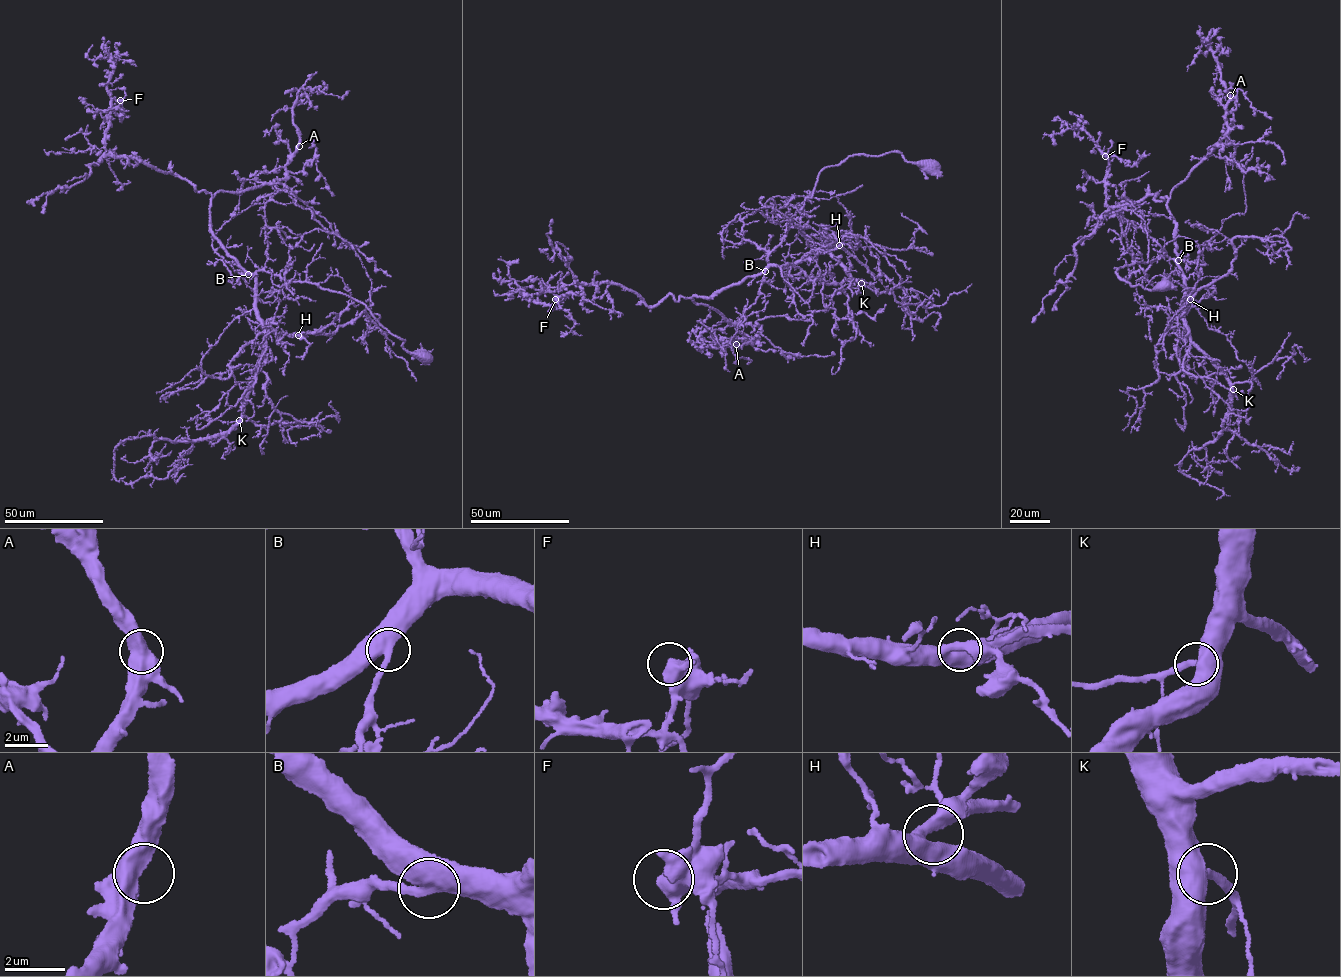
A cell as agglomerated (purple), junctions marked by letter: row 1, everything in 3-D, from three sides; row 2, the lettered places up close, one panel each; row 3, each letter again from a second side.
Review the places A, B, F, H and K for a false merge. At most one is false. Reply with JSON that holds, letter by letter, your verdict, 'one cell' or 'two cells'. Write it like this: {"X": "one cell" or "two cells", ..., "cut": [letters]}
{"A": "one cell", "B": "one cell", "F": "one cell", "H": "one cell", "K": "one cell", "cut": []}

